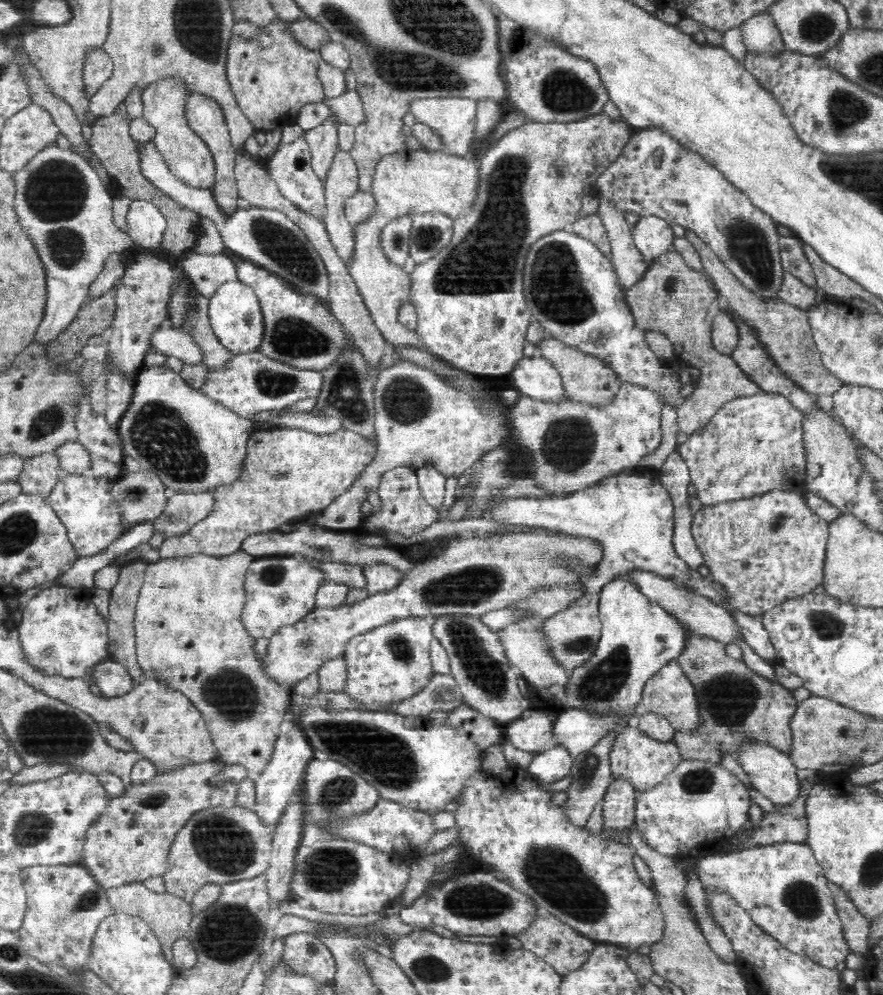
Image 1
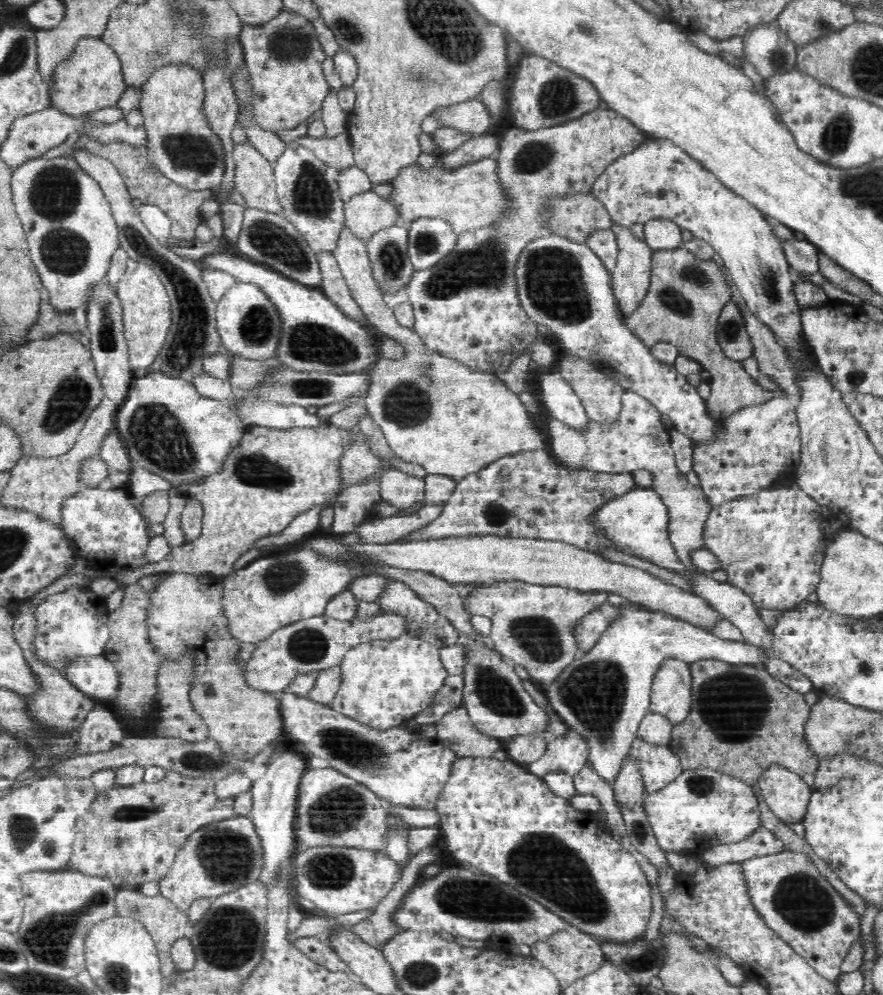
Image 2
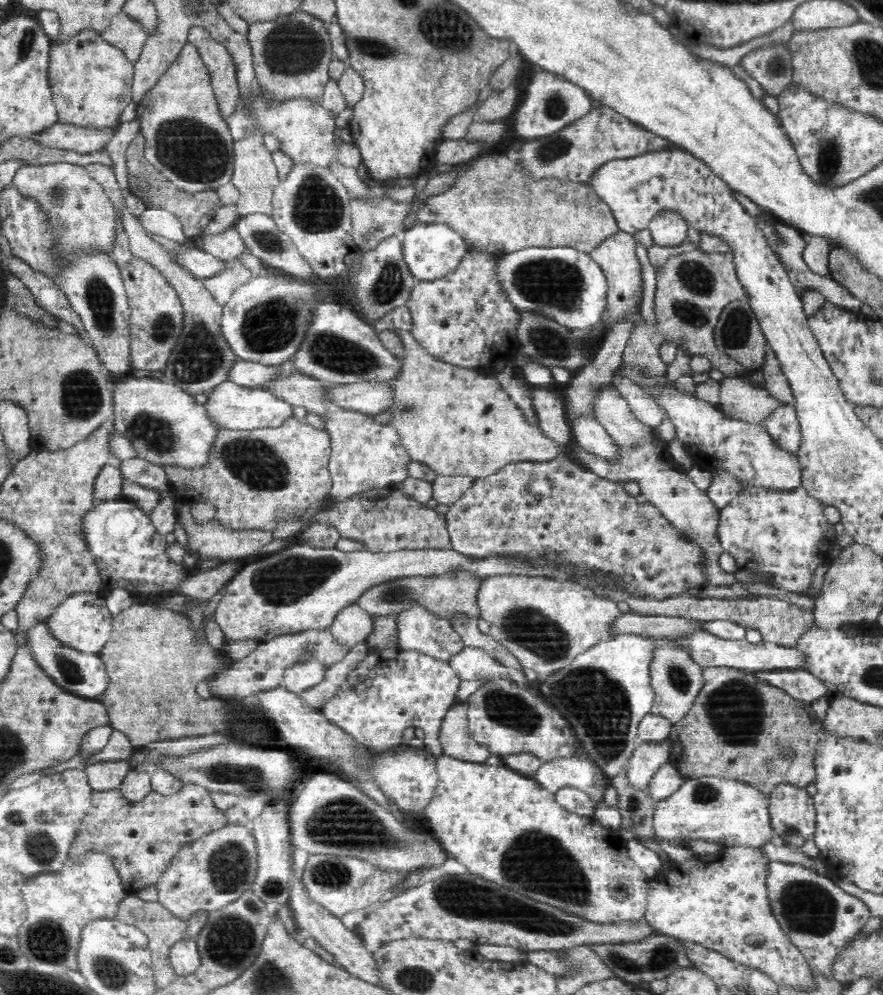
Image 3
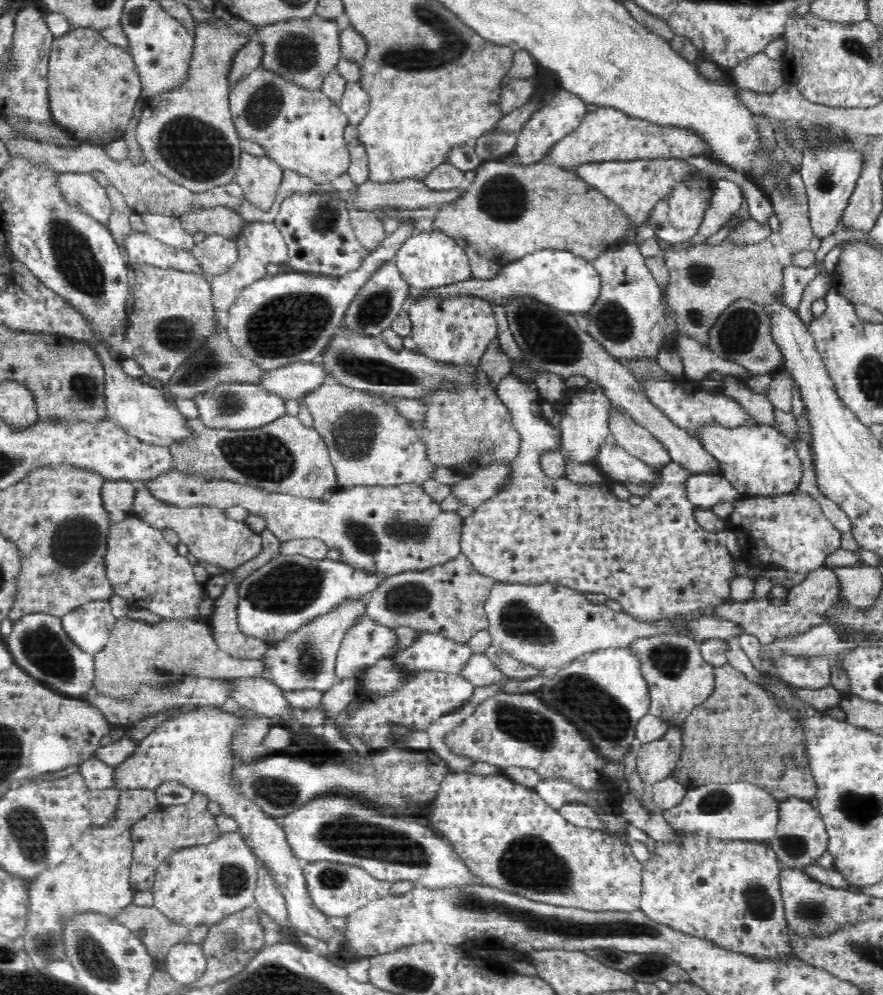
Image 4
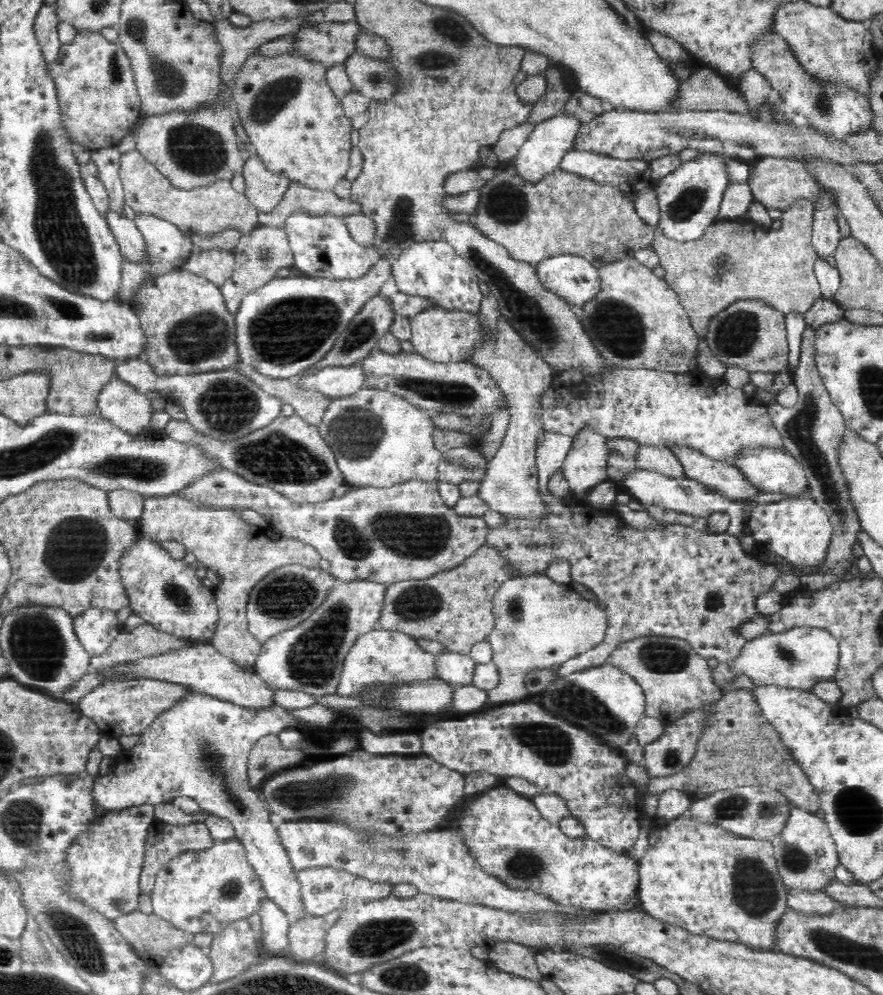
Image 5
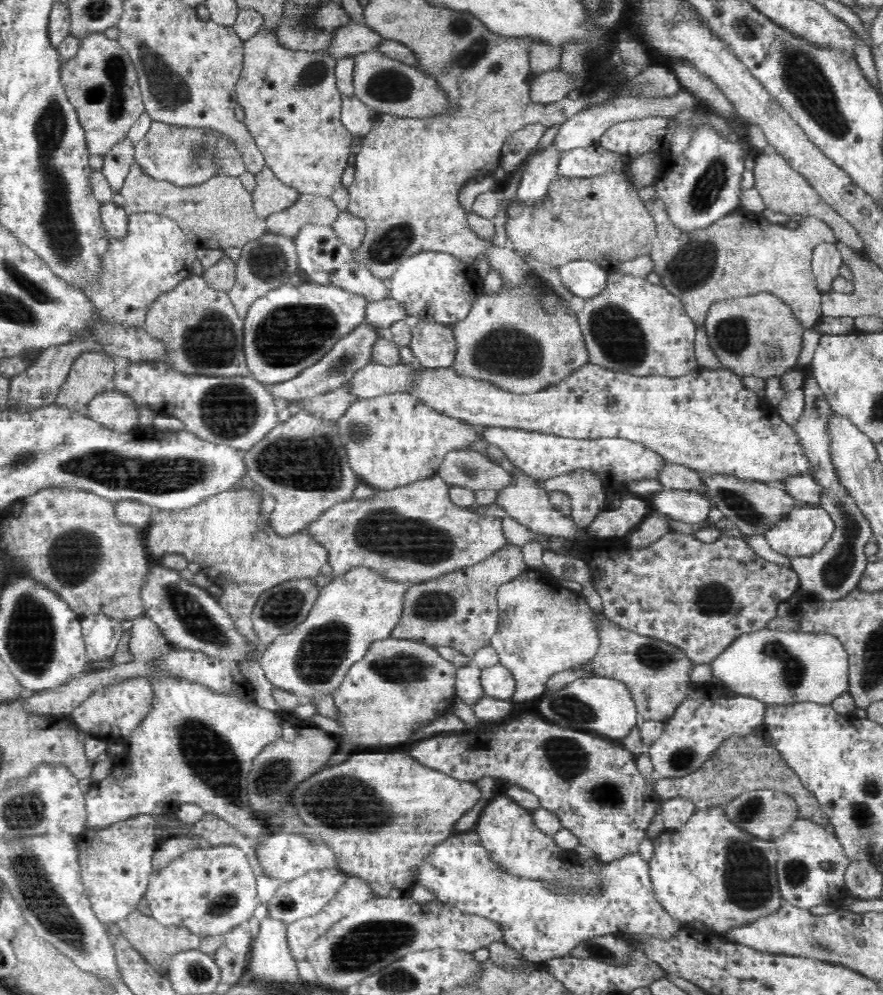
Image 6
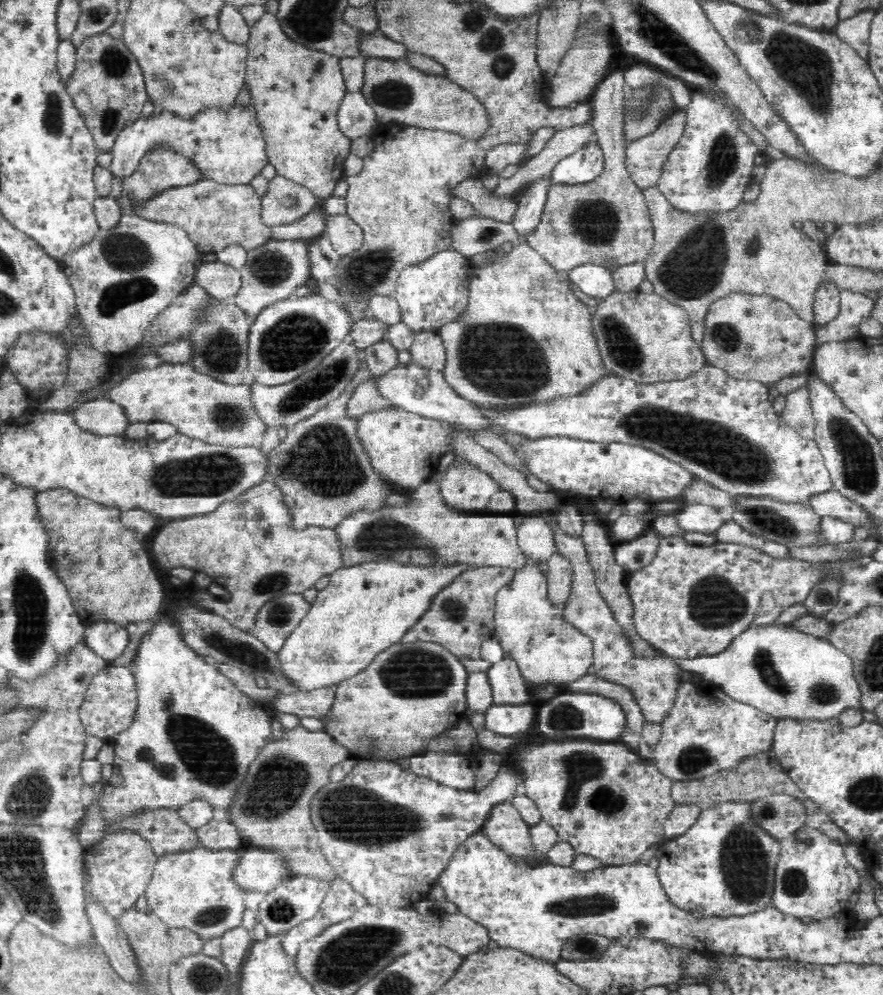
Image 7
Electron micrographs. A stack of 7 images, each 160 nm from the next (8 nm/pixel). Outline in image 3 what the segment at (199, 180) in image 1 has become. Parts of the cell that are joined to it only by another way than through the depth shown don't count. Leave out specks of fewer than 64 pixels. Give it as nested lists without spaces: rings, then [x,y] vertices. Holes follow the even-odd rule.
[[[187,42],[166,73],[160,76],[156,85],[136,104],[140,134],[145,140],[145,159],[174,186],[192,194],[216,191],[219,186],[228,184],[233,177],[235,140],[226,119],[222,118],[212,86],[209,68],[202,62],[200,50]]]

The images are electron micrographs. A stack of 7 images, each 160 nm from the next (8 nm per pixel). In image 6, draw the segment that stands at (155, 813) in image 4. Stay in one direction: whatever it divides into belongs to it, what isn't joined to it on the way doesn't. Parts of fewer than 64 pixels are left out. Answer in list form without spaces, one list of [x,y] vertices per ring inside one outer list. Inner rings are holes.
[[[196,834],[170,837],[167,841],[158,843],[153,854],[153,870],[160,870],[160,868],[168,866],[172,860],[188,850],[208,846],[208,841]]]

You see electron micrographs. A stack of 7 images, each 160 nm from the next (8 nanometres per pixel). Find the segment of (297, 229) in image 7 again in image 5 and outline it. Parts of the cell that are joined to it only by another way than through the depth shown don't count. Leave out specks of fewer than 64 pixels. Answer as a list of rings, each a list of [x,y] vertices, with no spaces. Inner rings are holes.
[[[291,180],[280,202],[270,212],[258,212],[258,225],[283,228],[288,216],[298,210],[313,216],[332,214],[339,218],[362,213],[352,197],[340,198],[333,189],[311,189]]]

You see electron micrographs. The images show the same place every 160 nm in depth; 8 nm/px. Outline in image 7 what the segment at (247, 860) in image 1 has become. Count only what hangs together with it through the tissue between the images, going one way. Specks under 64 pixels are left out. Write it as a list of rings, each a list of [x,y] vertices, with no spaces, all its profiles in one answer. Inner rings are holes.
[[[198,846],[189,851],[157,857],[153,877],[145,890],[150,912],[170,928],[190,929],[205,940],[218,938],[227,930],[240,926],[246,910],[243,898],[247,892],[234,881],[234,873],[232,873],[238,866],[240,856],[240,851],[235,849],[212,850]]]

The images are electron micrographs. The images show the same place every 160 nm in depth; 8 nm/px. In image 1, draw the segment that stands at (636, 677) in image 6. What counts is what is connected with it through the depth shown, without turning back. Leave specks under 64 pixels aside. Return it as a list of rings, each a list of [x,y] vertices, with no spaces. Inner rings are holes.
[[[676,660],[667,662],[653,677],[649,678],[643,688],[639,712],[641,714],[656,713],[666,717],[677,730],[694,730],[702,717],[698,712],[698,700],[690,679]]]

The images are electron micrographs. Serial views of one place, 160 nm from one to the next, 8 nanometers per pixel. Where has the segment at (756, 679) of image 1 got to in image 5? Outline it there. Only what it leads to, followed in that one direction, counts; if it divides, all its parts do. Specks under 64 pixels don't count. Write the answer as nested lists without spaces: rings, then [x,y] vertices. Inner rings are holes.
[[[719,662],[712,670],[712,677],[719,688],[724,688],[724,694],[714,703],[714,706],[718,706],[718,714],[710,718],[710,730],[706,730],[706,738],[697,742],[694,762],[689,762],[686,770],[682,769],[676,774],[649,779],[638,790],[646,794],[660,794],[668,789],[676,789],[686,793],[693,801],[719,790],[766,784],[782,792],[791,802],[792,808],[801,808],[815,814],[820,806],[818,791],[810,784],[802,767],[796,763],[790,749],[782,744],[782,737],[774,726],[763,716],[752,690],[734,690],[730,687],[737,676],[728,663]]]

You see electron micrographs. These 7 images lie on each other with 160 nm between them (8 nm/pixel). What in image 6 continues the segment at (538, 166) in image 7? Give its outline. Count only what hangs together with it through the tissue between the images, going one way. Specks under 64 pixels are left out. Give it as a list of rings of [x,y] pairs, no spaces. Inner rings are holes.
[[[680,89],[675,95],[664,97],[662,100],[648,98],[636,99],[632,97],[618,97],[614,100],[609,100],[603,105],[589,106],[588,109],[581,110],[573,117],[570,117],[566,122],[563,122],[555,136],[554,147],[558,147],[558,151],[562,154],[564,151],[587,147],[596,144],[600,135],[613,124],[620,121],[641,119],[644,117],[675,117],[682,110],[694,110],[698,106],[696,97],[686,89]]]

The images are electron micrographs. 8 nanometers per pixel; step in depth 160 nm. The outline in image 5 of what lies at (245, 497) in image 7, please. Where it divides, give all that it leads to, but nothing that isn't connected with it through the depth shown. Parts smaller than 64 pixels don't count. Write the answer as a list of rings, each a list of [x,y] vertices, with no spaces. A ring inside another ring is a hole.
[[[174,494],[172,497],[146,497],[137,523],[140,533],[150,537],[150,540],[159,543],[178,541],[188,552],[192,552],[203,566],[214,569],[222,578],[230,578],[224,582],[224,588],[230,590],[228,596],[215,595],[215,602],[220,610],[220,621],[209,644],[238,665],[254,666],[263,643],[249,631],[246,616],[253,586],[284,565],[316,568],[321,555],[313,546],[295,538],[281,536],[278,541],[272,541],[266,536],[266,528],[246,523],[240,512],[241,509],[236,508],[210,508]]]

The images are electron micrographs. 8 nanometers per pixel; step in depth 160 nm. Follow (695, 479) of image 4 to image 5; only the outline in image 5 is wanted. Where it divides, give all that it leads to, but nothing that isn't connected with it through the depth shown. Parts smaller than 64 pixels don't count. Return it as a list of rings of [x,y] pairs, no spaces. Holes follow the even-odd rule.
[[[638,467],[635,472],[632,472],[630,476],[626,476],[626,480],[621,482],[621,488],[627,491],[633,499],[638,499],[645,505],[654,505],[704,518],[708,518],[714,513],[727,513],[731,519],[730,532],[739,537],[743,530],[743,519],[746,510],[757,507],[758,504],[768,504],[786,498],[783,494],[762,491],[762,494],[760,494],[758,498],[753,498],[753,501],[734,501],[730,500],[730,498],[723,498],[722,494],[716,494],[715,490],[708,490],[706,486],[702,485],[702,482],[694,481],[687,477],[668,478],[663,476],[663,474],[655,473],[654,471],[642,469],[640,467]]]

